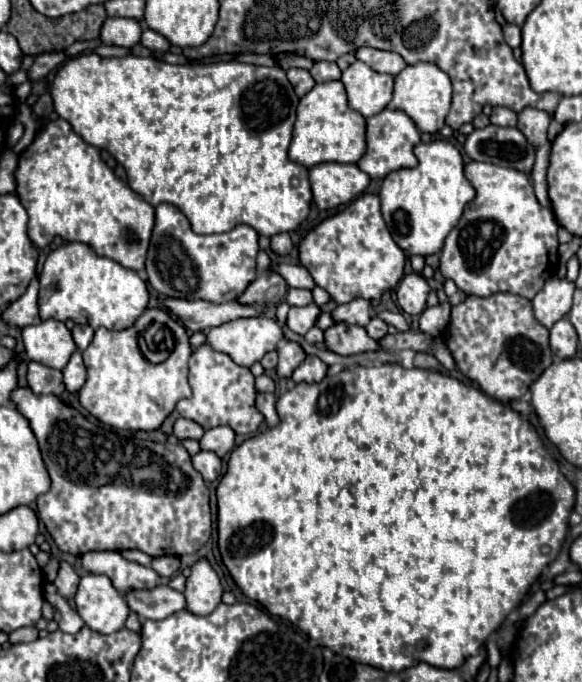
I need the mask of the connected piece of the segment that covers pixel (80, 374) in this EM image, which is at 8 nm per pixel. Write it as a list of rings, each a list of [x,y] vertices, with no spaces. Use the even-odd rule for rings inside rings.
[[[75,351],[69,359],[69,363],[63,369],[63,383],[67,387],[67,391],[79,391],[85,383],[85,365],[81,359],[81,351]]]

